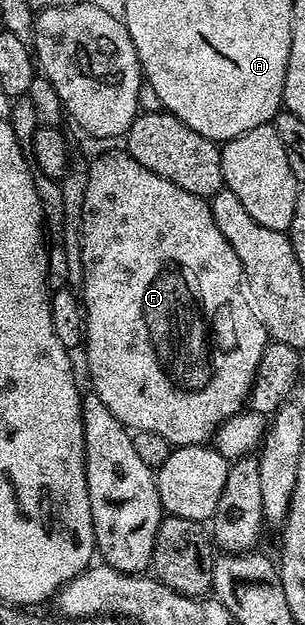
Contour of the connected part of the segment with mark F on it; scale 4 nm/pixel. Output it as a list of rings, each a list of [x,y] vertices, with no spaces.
[[[124,150],[106,152],[103,156],[96,157],[90,164],[90,177],[86,180],[86,193],[82,196],[82,288],[80,287],[80,299],[86,313],[84,353],[86,352],[86,368],[90,371],[90,384],[94,387],[91,388],[93,395],[98,396],[100,402],[104,402],[104,406],[108,406],[108,410],[112,410],[112,414],[116,414],[119,422],[126,425],[127,428],[134,432],[160,434],[160,438],[167,440],[171,446],[206,444],[213,437],[214,433],[218,431],[218,425],[223,424],[229,416],[234,416],[236,413],[243,411],[244,405],[249,401],[250,391],[254,385],[256,372],[260,366],[260,358],[266,349],[268,337],[266,328],[256,318],[254,311],[250,309],[250,302],[244,291],[240,258],[236,258],[236,250],[232,250],[232,246],[228,246],[228,238],[224,238],[224,234],[220,234],[220,226],[216,226],[216,218],[212,218],[212,210],[209,203],[203,197],[196,194],[188,194],[188,190],[180,190],[180,186],[168,182],[162,176],[152,174],[144,166],[140,166],[140,162],[136,162],[136,158],[132,158]]]

